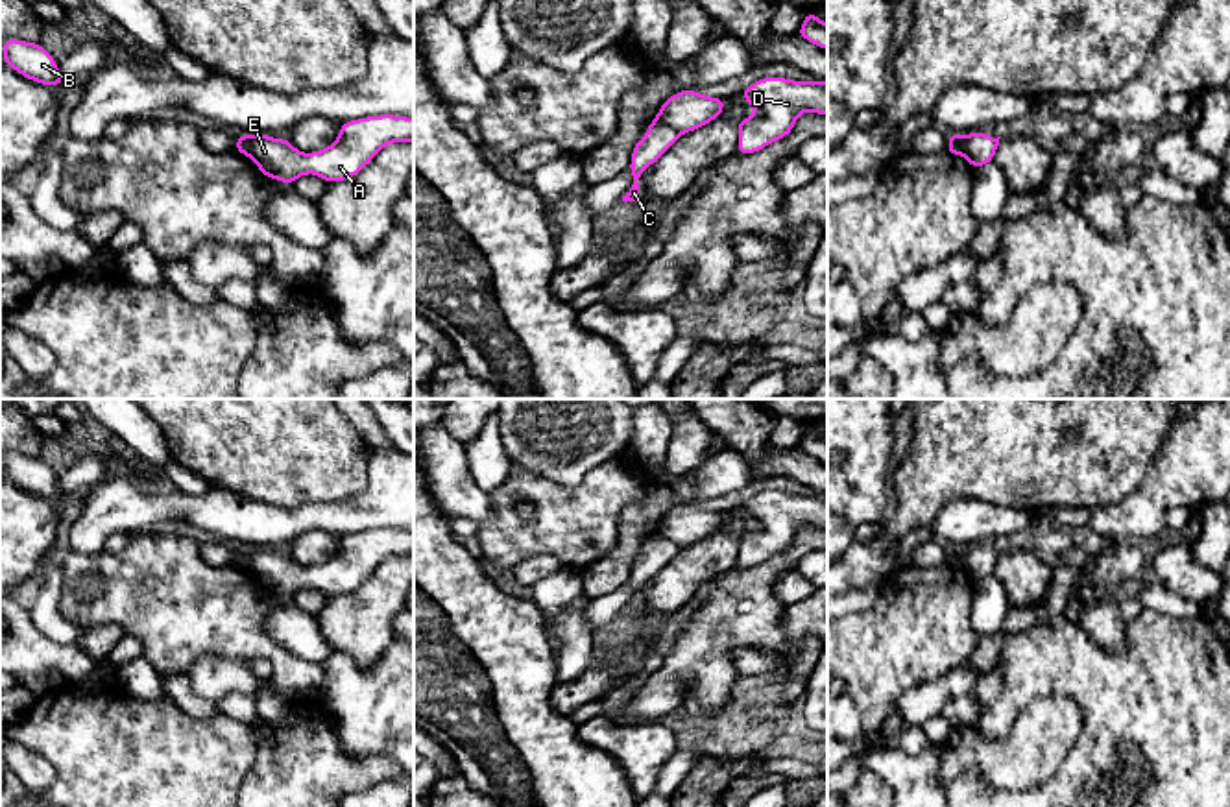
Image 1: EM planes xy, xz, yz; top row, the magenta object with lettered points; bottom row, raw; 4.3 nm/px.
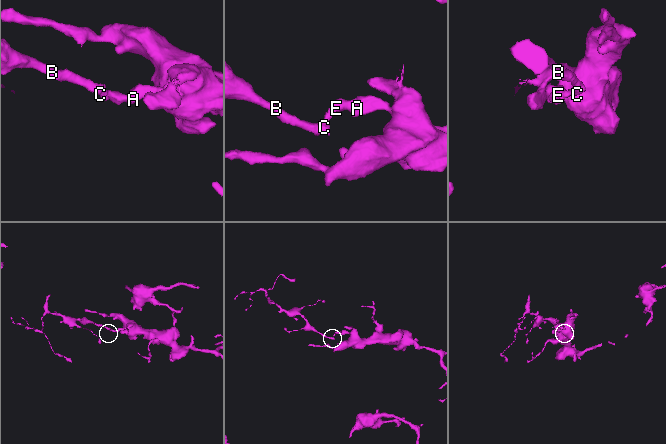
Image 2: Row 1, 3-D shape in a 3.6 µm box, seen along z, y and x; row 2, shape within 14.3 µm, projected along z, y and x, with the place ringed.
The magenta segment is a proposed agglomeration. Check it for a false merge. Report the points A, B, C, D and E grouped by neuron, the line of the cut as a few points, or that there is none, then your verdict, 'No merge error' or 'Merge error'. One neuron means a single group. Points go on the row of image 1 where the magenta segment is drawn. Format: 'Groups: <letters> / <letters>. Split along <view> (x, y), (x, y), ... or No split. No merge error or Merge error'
Groups: A D E / B C. Split along xy (248, 135), (250, 156). Merge error

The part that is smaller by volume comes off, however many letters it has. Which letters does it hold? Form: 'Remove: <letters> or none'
Remove: B, C

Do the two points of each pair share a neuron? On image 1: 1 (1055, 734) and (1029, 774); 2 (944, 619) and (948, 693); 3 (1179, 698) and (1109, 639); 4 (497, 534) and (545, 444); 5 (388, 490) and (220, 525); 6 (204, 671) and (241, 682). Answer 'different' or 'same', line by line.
1: same
2: different
3: different
4: different
5: same
6: same

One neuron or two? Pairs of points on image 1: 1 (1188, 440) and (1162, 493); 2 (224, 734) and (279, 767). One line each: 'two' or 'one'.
1: one
2: two

